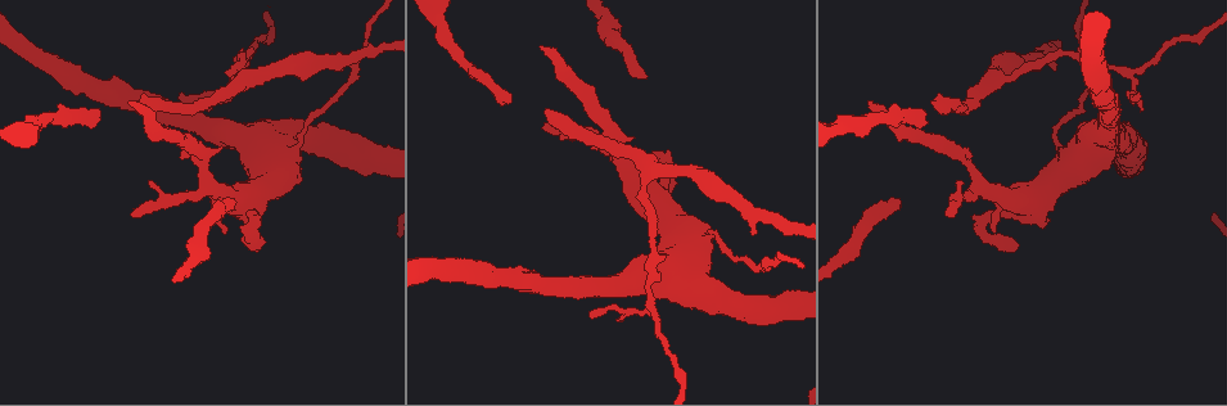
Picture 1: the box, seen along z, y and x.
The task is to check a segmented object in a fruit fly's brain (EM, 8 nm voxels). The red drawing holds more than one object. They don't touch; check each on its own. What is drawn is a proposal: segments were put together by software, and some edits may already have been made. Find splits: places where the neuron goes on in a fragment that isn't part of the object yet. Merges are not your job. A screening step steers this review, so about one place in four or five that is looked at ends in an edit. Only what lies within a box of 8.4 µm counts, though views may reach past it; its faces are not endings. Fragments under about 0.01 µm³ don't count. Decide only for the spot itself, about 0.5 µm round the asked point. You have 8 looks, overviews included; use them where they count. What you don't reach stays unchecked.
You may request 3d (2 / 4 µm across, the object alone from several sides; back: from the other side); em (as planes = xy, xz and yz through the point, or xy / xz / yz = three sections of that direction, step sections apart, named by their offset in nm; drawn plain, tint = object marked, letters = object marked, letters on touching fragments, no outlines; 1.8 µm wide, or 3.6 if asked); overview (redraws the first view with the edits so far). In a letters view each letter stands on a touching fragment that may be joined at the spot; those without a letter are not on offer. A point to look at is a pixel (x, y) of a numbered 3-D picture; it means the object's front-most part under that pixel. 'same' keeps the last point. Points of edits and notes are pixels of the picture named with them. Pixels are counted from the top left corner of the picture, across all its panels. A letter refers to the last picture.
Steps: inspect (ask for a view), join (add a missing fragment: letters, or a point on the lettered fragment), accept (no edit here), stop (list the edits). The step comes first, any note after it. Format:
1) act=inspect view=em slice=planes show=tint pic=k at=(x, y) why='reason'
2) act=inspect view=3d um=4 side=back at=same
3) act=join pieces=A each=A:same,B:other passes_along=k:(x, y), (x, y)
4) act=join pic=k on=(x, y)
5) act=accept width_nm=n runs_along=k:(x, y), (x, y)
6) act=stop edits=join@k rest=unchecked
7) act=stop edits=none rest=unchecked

act=inspect view=em slice=planes show=letters pic=1 at=(644, 79) why='an open end'

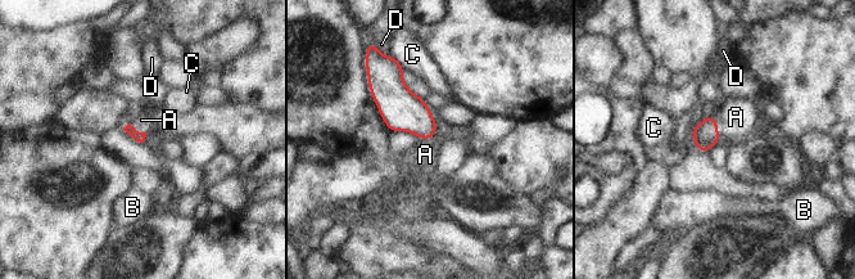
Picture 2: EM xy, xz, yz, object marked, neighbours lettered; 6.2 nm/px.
act=join pieces=A each=A:same,B:other,C:other,D:other passes_along=2:(705, 134), (716, 129), (736, 117) found='the neuron continues'

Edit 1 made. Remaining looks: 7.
act=inspect view=em slice=xy step=4 show=letters pic=1 at=(506, 102) why='long arm stops here'

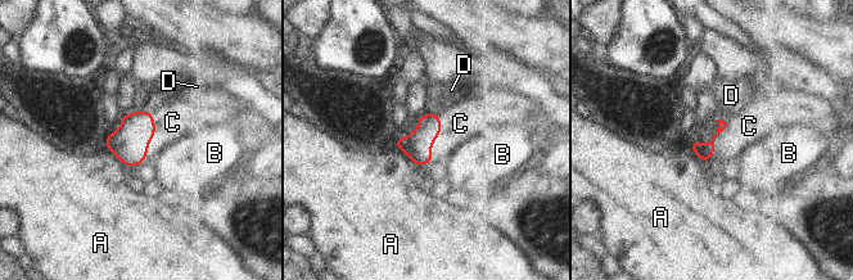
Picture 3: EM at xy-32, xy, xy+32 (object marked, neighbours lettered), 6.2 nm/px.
act=join pieces=C each=A:other,B:other,C:same,D:other found='it goes on there'

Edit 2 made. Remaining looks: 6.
act=inspect view=overview

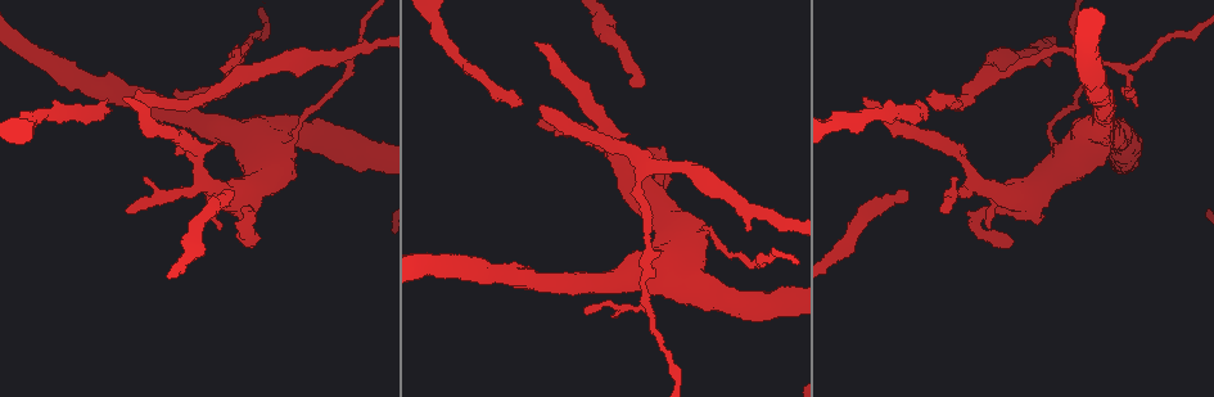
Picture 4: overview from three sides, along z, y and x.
act=inspect view=3d um=4 pic=4 at=(250, 219) why='abrupt turn'

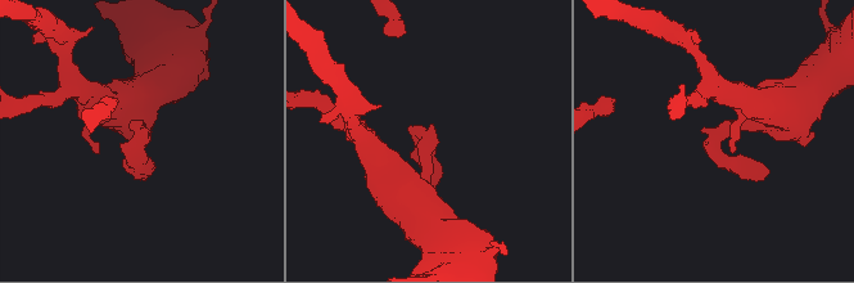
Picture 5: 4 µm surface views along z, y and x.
act=inspect view=em slice=planes show=letters pic=5 at=(718, 140) arm_widths_nm=260,380 why='need the tissue'

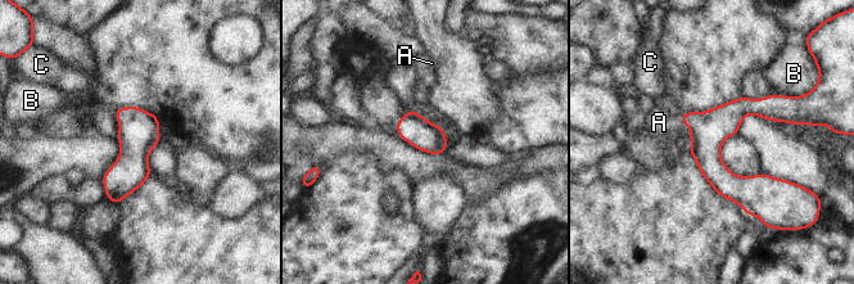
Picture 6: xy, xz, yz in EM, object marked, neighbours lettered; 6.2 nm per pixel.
act=join pieces=A each=A:same,B:other,C:other found='the neuron continues'

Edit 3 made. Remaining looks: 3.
act=stop edits=join@2,join@3,join@6 rest=unchecked

